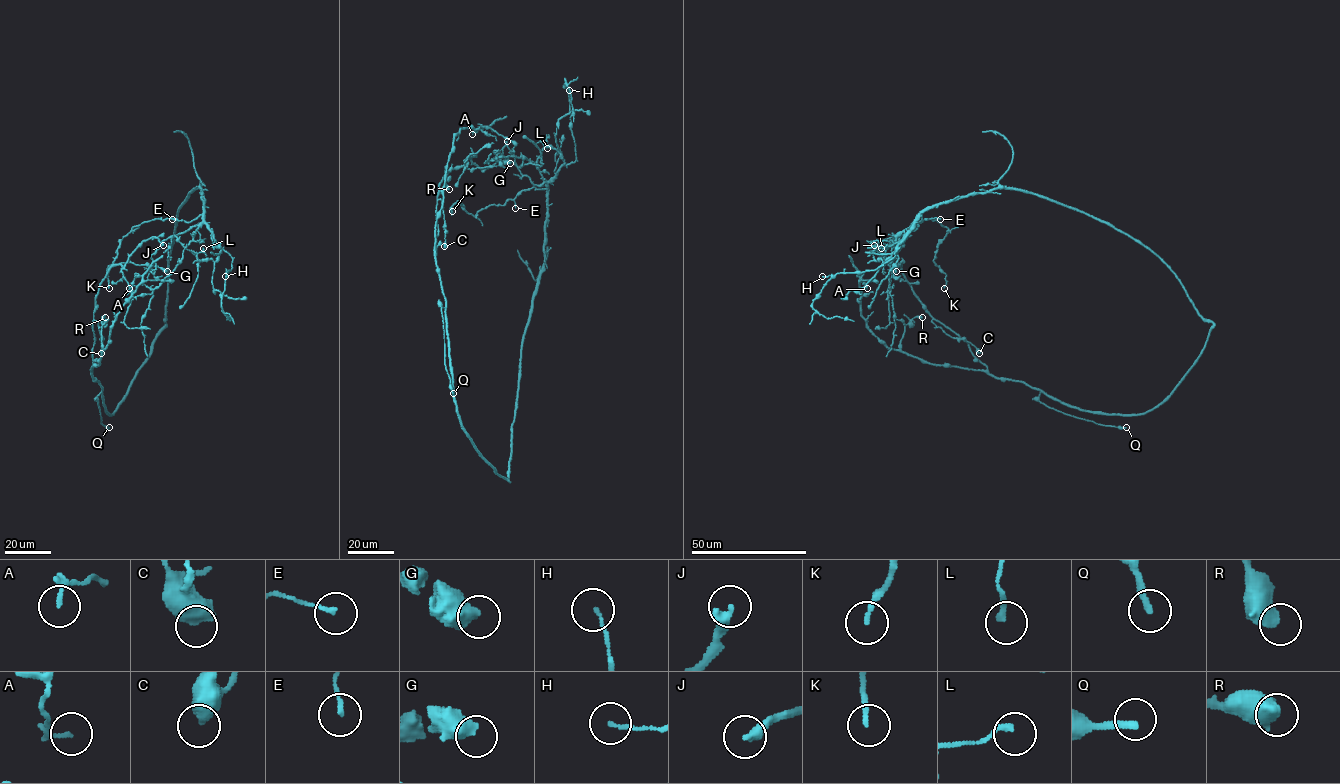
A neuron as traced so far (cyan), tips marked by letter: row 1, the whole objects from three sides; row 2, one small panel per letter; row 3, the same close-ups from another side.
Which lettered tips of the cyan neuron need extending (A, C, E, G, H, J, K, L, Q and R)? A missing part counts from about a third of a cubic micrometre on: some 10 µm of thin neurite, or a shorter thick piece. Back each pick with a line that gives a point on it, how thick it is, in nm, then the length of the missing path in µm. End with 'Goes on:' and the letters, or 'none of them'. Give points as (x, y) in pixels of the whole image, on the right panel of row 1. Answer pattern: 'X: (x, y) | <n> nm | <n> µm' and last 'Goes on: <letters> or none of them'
Goes on: none of them

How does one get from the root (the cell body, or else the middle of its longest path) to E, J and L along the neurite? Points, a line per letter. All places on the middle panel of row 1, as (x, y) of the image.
E: (509, 472), (520, 352), (544, 260), (547, 190), (533, 187), (522, 190), (514, 200), (515, 208)
J: (509, 472), (508, 480), (480, 456), (457, 411), (435, 257), (442, 178), (467, 157), (493, 165), (507, 141)
L: (509, 472), (520, 352), (544, 260), (547, 184), (564, 164), (558, 151), (540, 141), (547, 141), (547, 148)

